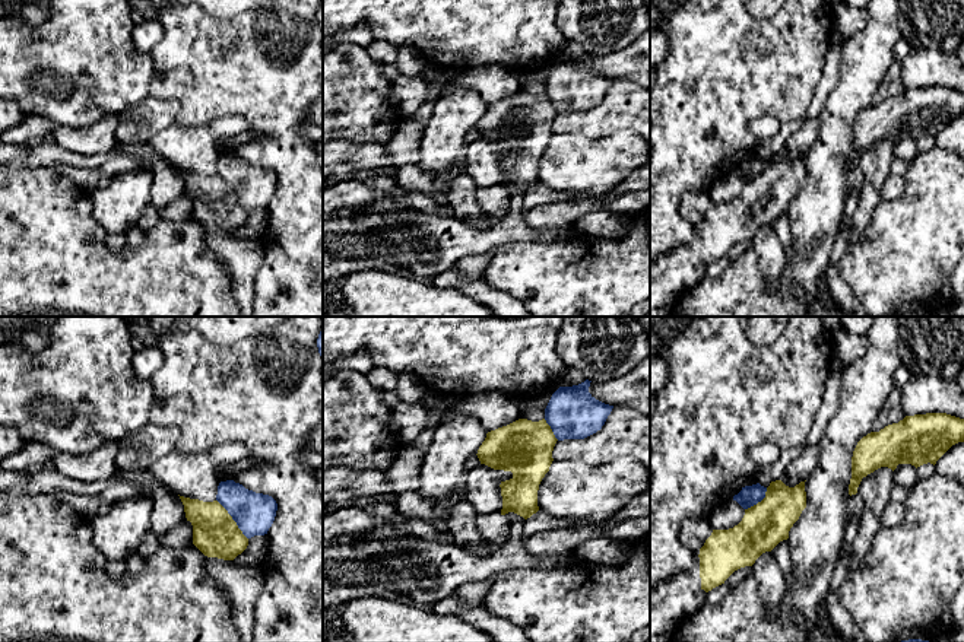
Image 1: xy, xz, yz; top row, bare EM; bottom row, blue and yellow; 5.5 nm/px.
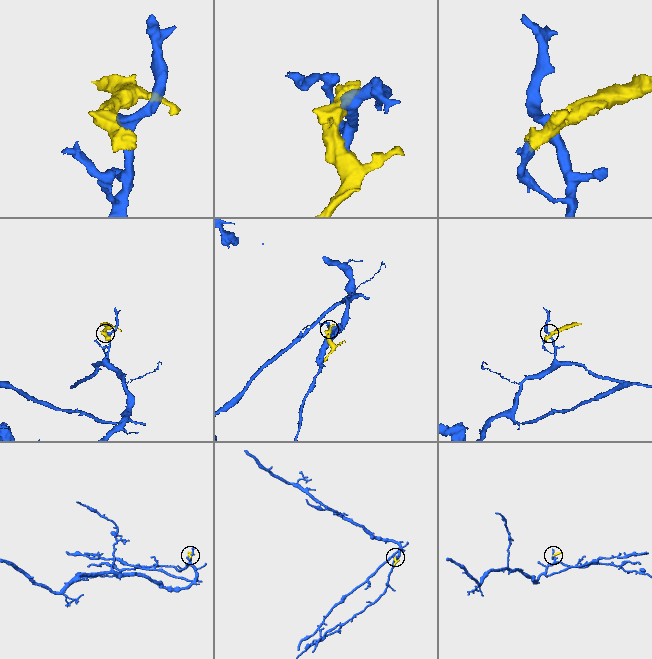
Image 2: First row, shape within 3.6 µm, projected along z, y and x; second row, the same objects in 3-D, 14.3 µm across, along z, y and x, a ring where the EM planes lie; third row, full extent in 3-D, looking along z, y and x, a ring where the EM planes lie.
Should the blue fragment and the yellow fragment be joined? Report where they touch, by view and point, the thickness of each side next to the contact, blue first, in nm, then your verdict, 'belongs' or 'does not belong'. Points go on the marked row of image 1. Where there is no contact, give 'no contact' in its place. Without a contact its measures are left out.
xy (232, 518) | 220/240 nm | does not belong

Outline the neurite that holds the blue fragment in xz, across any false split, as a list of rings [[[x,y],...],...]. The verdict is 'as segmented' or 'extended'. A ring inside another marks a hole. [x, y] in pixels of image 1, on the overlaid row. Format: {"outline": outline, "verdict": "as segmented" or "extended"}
{"outline": [[[589,379],[573,387],[559,387],[551,397],[545,409],[545,420],[551,426],[558,441],[584,439],[602,429],[613,406],[596,400],[590,392]]], "verdict": "as segmented"}

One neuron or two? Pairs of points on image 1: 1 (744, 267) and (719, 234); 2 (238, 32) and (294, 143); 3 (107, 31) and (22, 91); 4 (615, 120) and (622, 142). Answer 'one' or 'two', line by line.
1: two
2: one
3: one
4: two

